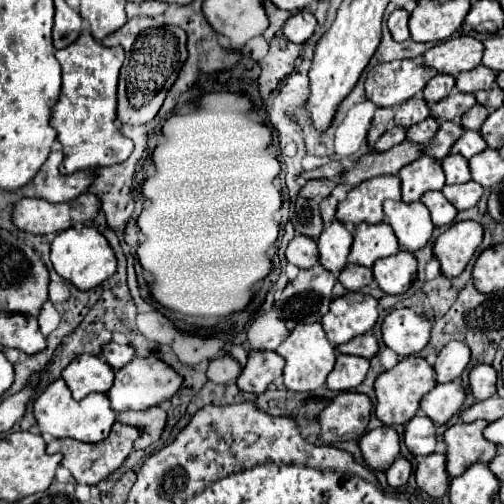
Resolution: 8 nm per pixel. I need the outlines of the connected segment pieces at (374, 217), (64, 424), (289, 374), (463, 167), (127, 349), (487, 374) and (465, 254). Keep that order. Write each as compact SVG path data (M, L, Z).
M378 175L356 185L344 201L338 203L336 219L348 227L358 223L380 223L384 219L384 199L400 199L400 177Z
M62 379L50 383L34 401L34 419L40 427L40 433L48 433L56 439L70 437L76 441L86 441L86 443L98 443L96 439L106 439L110 433L112 423L116 421L114 411L110 409L110 401L106 399L104 393L90 393L82 401L76 401L70 395L70 389Z
M302 323L286 337L286 341L276 349L278 355L286 359L284 367L284 385L290 391L314 391L326 383L326 375L332 371L336 349L326 339L320 323Z
M448 155L442 159L442 169L446 173L446 183L468 183L472 179L468 161L462 155Z
M106 343L102 347L102 357L106 359L106 363L114 369L124 367L128 361L132 361L134 357L134 349L130 345L118 345L118 343Z
M480 363L470 371L470 393L478 401L488 399L496 393L496 381L498 381L498 377L496 377L494 367Z
M458 221L450 225L434 243L434 255L440 259L442 273L456 277L464 271L484 237L484 227L478 221Z

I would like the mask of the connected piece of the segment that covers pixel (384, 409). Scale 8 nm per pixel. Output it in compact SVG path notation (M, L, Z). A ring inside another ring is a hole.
M404 357L396 367L390 371L384 371L378 375L374 383L374 393L376 393L376 417L384 425L404 425L408 423L416 411L420 399L436 385L434 379L434 369L426 363L422 357Z

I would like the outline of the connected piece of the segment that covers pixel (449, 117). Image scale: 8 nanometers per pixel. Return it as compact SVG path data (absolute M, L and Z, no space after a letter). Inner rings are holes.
M456 89L446 99L434 103L430 107L430 113L442 121L458 121L474 105L476 105L476 97L472 93L462 93Z

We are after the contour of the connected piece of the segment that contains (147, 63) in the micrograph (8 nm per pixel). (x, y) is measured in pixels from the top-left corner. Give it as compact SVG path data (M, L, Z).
M132 17L122 29L102 39L104 45L124 47L126 59L118 83L118 121L122 125L146 125L160 111L168 91L186 63L186 33L174 25L156 25L150 17Z

